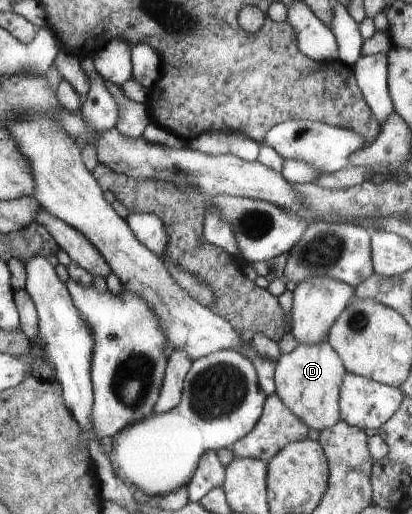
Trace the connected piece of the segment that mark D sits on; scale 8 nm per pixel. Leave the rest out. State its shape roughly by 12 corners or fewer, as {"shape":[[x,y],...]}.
{"shape":[[323,340],[276,360],[276,392],[309,427],[340,420],[338,352]]}

